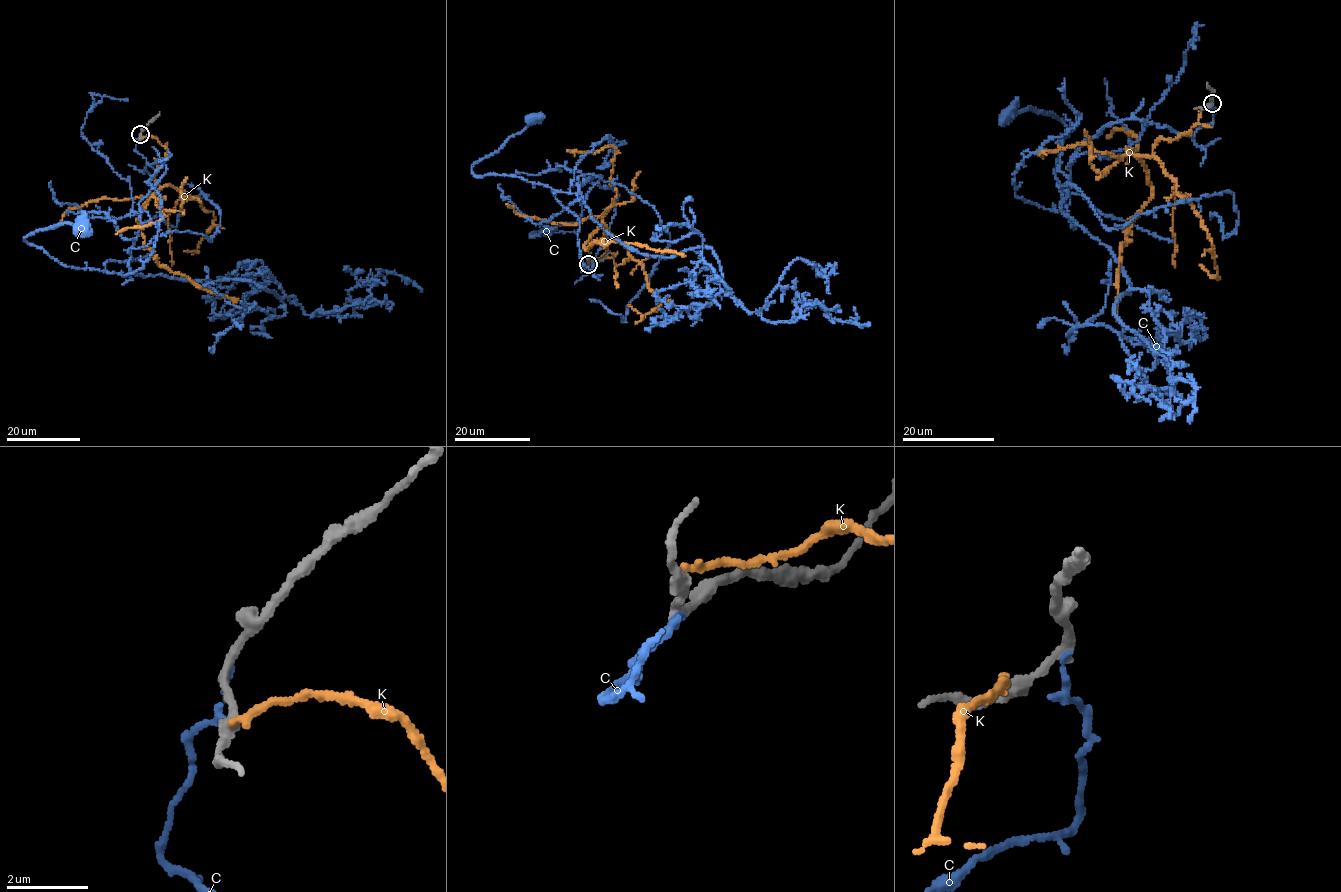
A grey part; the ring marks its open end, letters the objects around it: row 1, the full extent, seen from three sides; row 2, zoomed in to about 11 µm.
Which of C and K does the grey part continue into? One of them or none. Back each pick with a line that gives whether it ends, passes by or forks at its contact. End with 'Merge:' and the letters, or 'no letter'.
Merge: no letter

